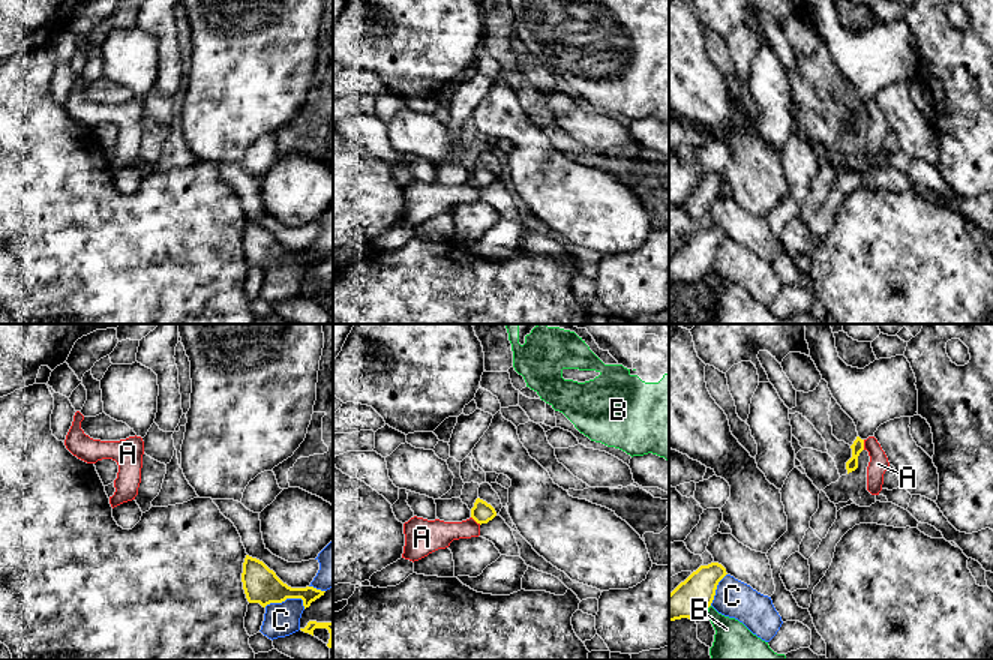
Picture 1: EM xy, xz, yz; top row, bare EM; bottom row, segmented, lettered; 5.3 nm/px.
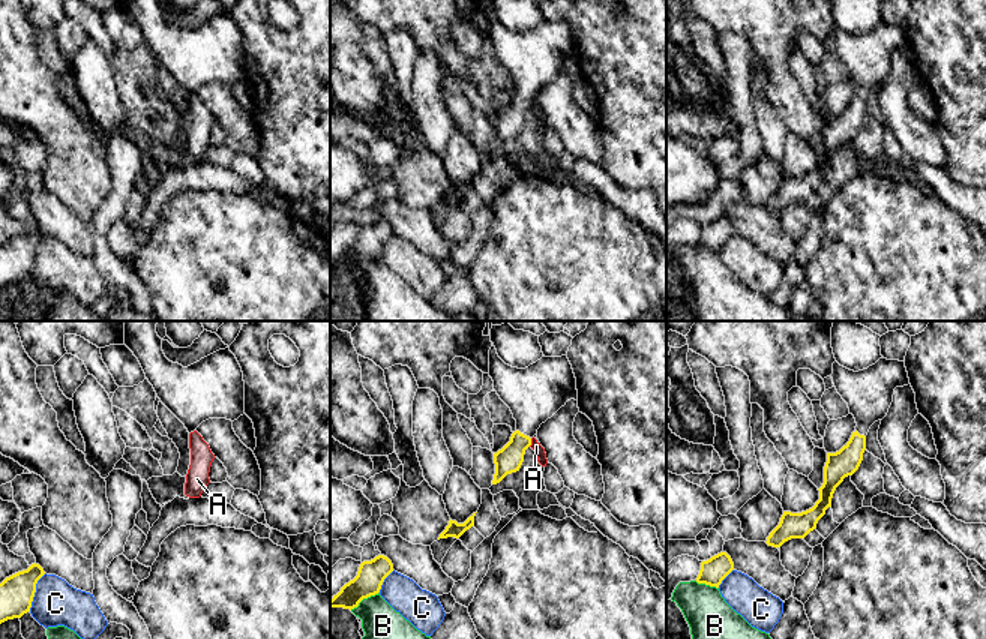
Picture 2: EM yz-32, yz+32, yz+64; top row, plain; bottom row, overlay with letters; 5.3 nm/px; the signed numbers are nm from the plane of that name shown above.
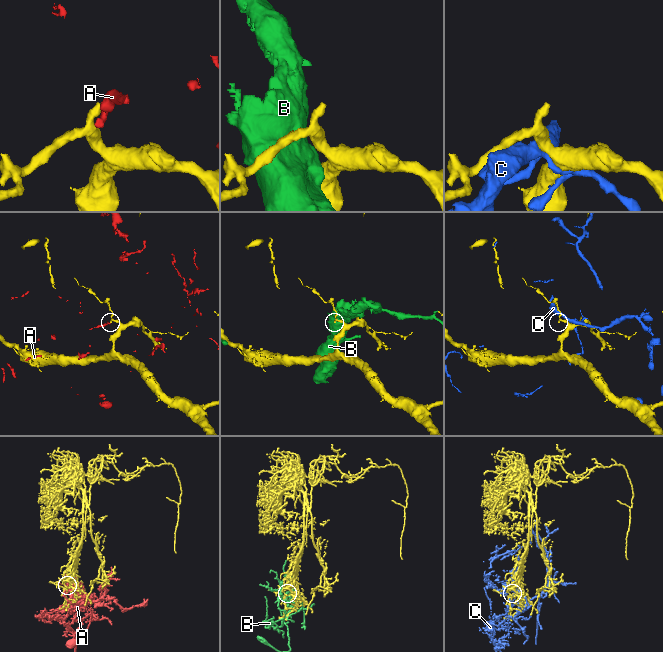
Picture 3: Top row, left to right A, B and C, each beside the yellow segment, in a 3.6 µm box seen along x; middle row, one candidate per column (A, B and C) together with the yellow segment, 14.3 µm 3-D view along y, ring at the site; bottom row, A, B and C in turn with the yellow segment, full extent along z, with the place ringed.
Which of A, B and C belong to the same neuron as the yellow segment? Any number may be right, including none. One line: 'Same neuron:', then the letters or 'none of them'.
Same neuron: none of them

